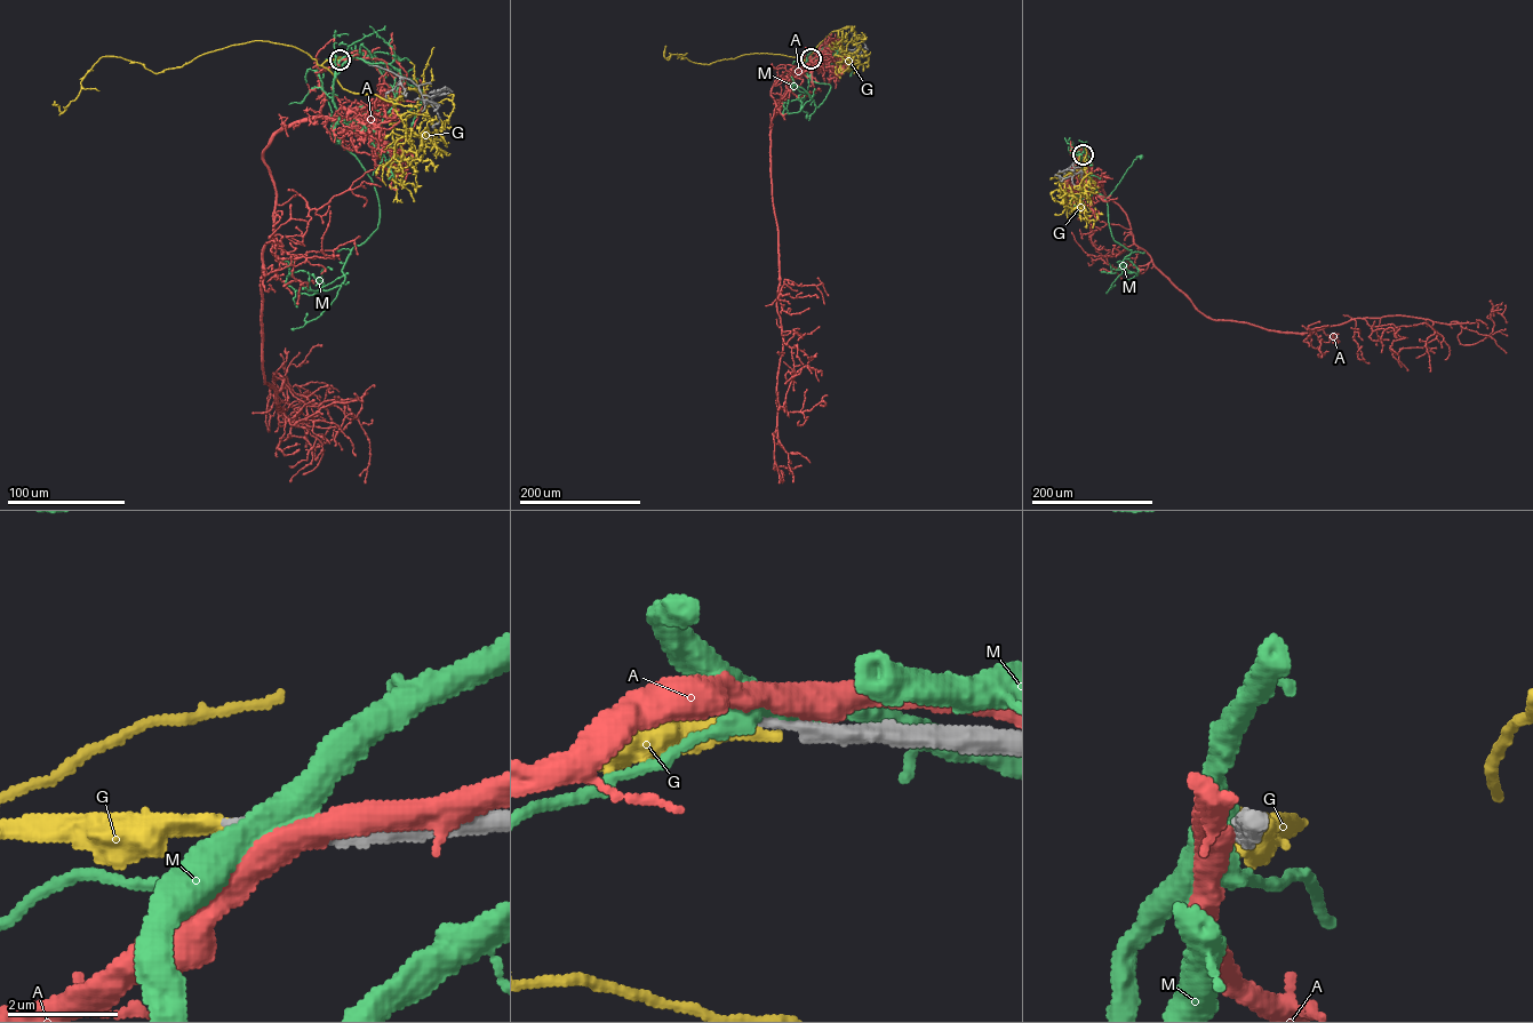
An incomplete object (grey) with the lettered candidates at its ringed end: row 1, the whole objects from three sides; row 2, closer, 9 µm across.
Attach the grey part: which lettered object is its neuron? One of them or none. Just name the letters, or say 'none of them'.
G

